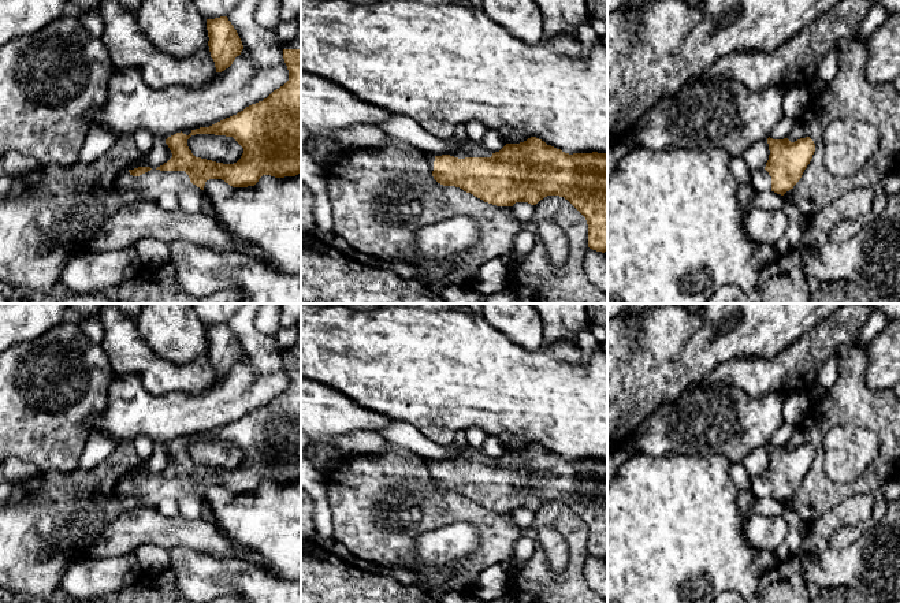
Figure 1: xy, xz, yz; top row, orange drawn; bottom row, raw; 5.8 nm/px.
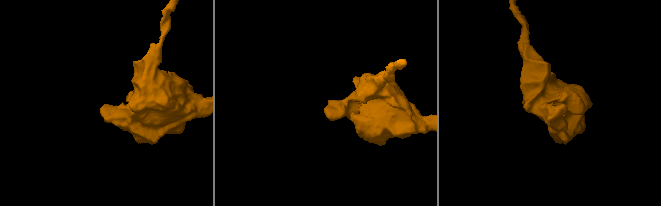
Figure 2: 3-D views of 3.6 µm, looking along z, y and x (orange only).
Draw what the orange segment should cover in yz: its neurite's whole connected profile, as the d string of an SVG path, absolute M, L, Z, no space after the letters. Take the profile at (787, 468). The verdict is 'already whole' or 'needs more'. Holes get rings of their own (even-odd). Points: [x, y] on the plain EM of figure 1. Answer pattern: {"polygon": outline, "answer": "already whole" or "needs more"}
{"polygon": "M810 443L791 448L788 444L767 444L769 466L765 474L751 479L751 491L756 499L774 498L784 502L800 487L815 458Z", "answer": "needs more"}

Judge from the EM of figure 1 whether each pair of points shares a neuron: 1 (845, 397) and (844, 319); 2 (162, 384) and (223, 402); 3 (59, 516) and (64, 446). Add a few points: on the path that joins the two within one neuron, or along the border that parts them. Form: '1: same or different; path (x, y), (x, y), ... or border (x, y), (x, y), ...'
1: different; border (854, 343), (840, 346), (832, 354)
2: different; border (216, 379), (196, 394), (163, 394)
3: different; border (77, 469), (38, 472)

